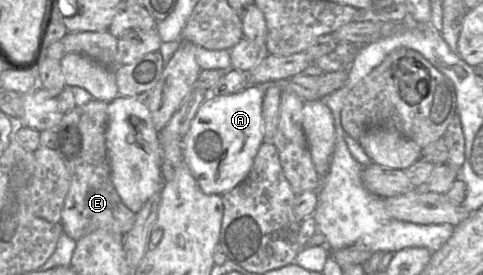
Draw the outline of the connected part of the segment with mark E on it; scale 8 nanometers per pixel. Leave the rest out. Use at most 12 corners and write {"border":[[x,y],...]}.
{"border":[[108,103],[52,128],[71,178],[60,222],[76,241],[125,236],[135,213],[111,180]]}

